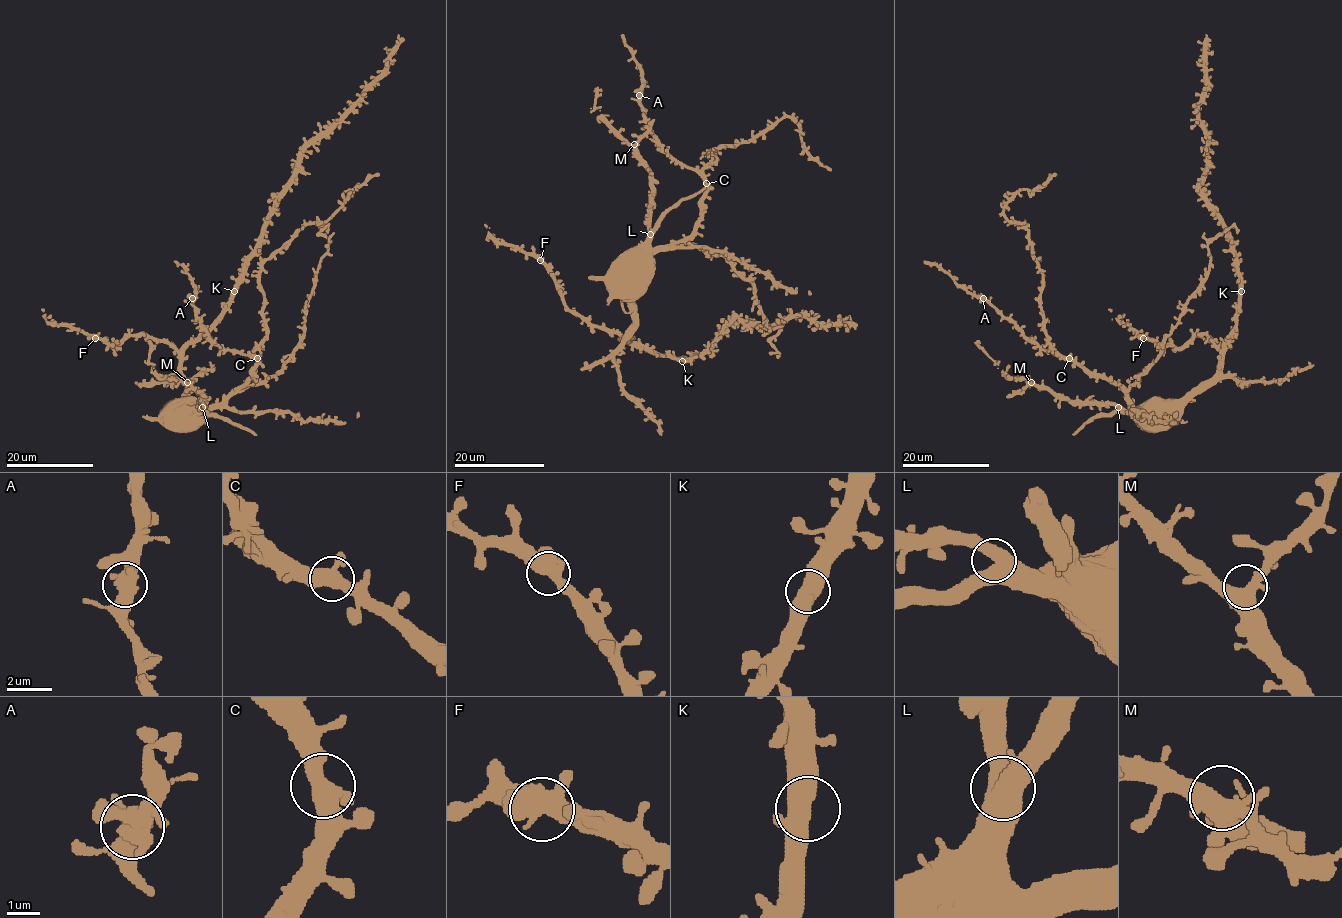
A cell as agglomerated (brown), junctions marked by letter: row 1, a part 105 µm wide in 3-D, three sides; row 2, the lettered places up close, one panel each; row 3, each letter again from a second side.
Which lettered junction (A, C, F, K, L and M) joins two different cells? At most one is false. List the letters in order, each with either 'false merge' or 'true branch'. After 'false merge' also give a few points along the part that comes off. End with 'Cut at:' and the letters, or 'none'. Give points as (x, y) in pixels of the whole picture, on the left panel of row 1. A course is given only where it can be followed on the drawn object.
A: true branch
C: true branch
F: true branch
K: true branch
L: true branch
M: true branch
Cut at: none

